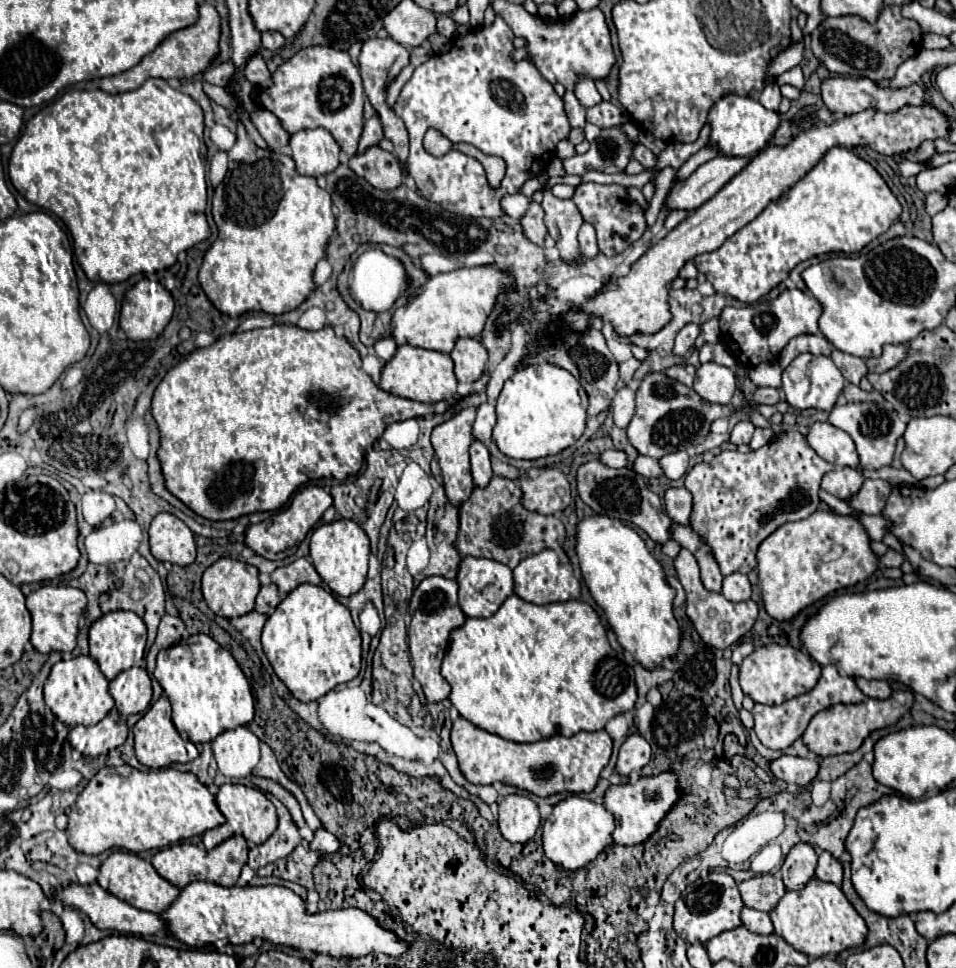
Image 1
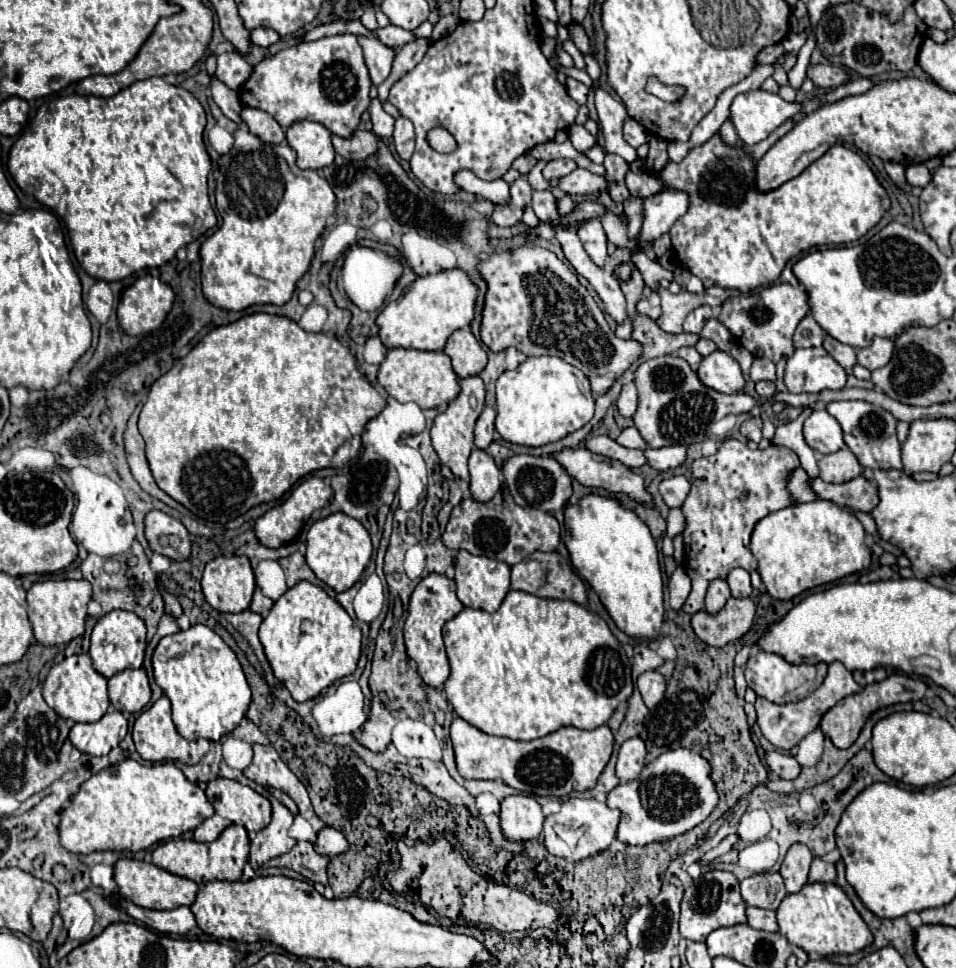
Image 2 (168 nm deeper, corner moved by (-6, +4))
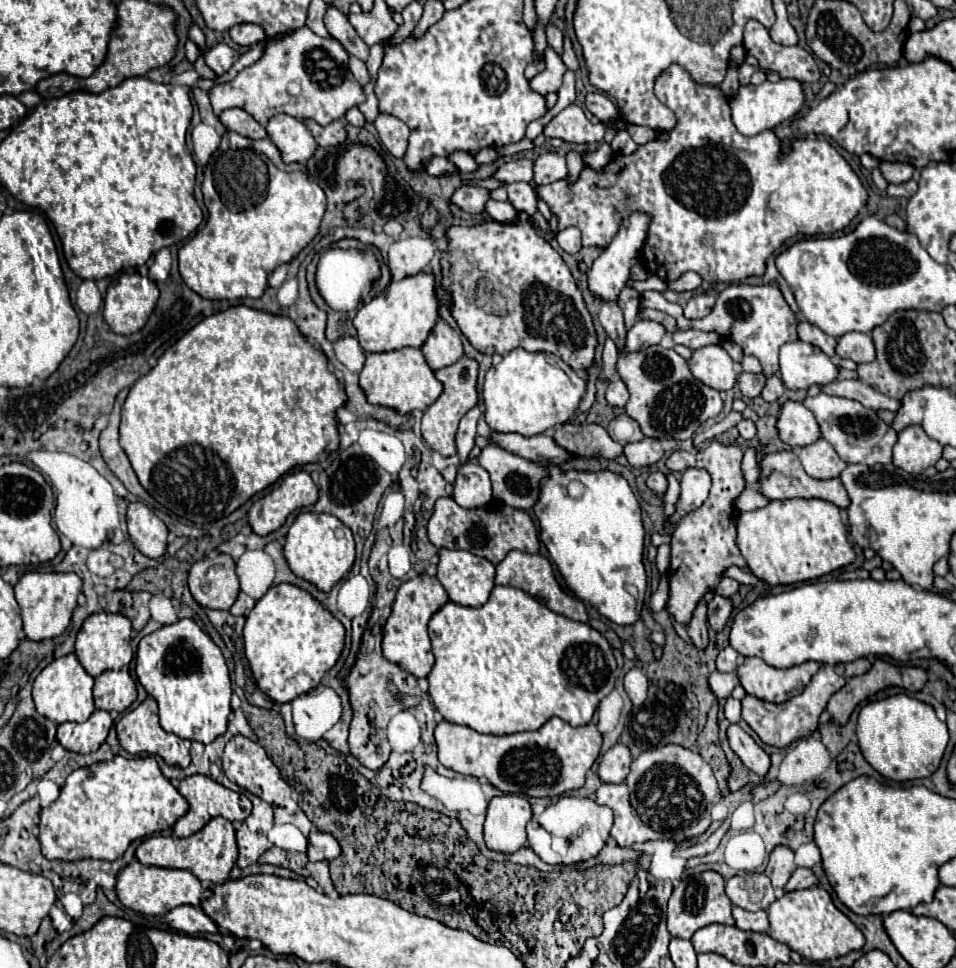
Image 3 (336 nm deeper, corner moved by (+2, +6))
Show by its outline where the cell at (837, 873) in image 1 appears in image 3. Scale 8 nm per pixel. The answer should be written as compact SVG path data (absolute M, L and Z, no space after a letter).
M799 867L793 877L789 879L789 883L785 885L785 891L795 891L795 889L809 889L813 885L819 885L819 879L815 877L815 873L807 867Z

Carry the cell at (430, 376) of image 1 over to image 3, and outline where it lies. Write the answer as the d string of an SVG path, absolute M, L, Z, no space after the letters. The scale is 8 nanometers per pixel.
M403 347L387 353L369 353L359 375L359 385L363 385L367 401L383 407L393 407L403 415L411 413L413 409L425 411L443 393L443 383L437 381L435 371L429 367L423 351L415 347Z

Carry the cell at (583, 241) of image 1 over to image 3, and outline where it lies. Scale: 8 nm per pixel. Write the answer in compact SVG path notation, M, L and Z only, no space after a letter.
M567 227L567 229L559 231L559 233L557 233L557 243L559 243L559 247L561 247L563 251L567 251L567 253L571 253L571 255L579 253L579 251L581 251L581 233L579 233L579 229Z

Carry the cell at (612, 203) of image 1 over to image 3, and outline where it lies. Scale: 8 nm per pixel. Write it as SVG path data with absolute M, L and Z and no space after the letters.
M545 153L539 159L535 159L535 183L549 185L555 181L561 181L569 175L567 163L563 155L557 153Z

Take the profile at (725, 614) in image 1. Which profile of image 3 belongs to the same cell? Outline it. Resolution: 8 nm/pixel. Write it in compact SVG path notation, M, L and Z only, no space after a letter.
M715 595L713 601L709 603L709 613L707 613L707 619L709 619L709 625L715 629L715 631L723 631L729 617L733 613L733 603L731 599L727 597L721 597L721 595Z

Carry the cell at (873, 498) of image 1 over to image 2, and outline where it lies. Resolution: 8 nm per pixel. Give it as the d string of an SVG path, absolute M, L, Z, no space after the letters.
M855 477L839 485L825 483L821 479L811 479L811 489L815 491L817 499L827 499L841 507L849 507L863 513L869 513L879 501L875 483L867 481L865 477Z

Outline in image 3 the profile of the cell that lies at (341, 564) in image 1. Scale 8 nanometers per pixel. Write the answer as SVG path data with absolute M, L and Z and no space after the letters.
M299 513L287 533L283 555L295 575L313 583L319 591L331 591L355 561L355 539L351 529L329 513Z

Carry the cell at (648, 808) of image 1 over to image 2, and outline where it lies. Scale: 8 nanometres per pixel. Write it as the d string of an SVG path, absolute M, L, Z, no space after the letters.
M673 749L659 755L655 761L643 767L635 781L619 783L607 795L607 805L621 811L617 839L625 845L669 841L703 823L717 803L719 795L711 779L711 765L691 749Z

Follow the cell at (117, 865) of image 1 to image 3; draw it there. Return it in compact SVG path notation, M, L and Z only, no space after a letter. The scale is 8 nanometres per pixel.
M133 861L119 871L115 891L125 907L147 915L165 915L177 905L199 905L201 899L211 895L211 891L205 889L205 885L191 871L147 867L139 861Z

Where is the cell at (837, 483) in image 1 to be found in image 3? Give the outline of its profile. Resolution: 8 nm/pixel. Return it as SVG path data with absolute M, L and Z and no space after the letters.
M819 439L807 447L801 447L799 459L801 459L805 471L813 479L839 477L841 471L847 467L847 463L835 453L835 449L825 439Z

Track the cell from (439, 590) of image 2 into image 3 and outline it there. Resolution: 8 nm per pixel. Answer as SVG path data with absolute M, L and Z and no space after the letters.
M421 573L409 581L405 581L397 591L397 599L393 603L393 613L385 625L385 637L383 637L385 659L405 667L411 675L415 675L419 679L427 677L435 665L431 641L427 635L427 623L447 601L449 601L447 591L443 589L443 585L439 583L437 577L431 579L429 575Z

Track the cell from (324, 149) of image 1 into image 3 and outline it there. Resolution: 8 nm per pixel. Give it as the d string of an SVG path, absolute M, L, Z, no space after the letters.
M281 113L271 117L265 129L269 133L269 139L281 151L285 163L305 163L317 151L317 143L307 125L291 115Z

